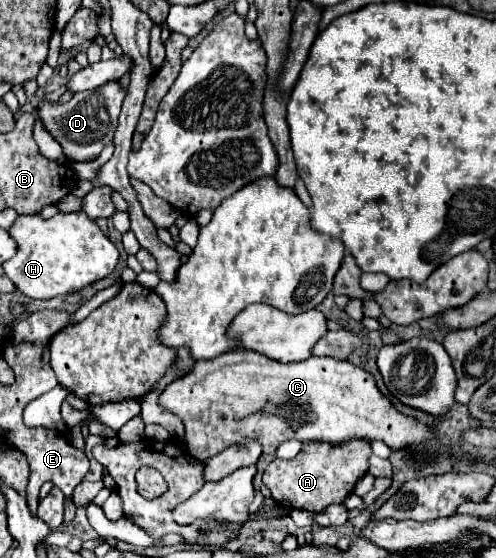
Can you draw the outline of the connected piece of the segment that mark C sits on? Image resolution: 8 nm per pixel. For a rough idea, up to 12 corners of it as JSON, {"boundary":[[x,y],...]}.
{"boundary":[[245,348],[161,392],[189,454],[425,444],[367,370]]}

